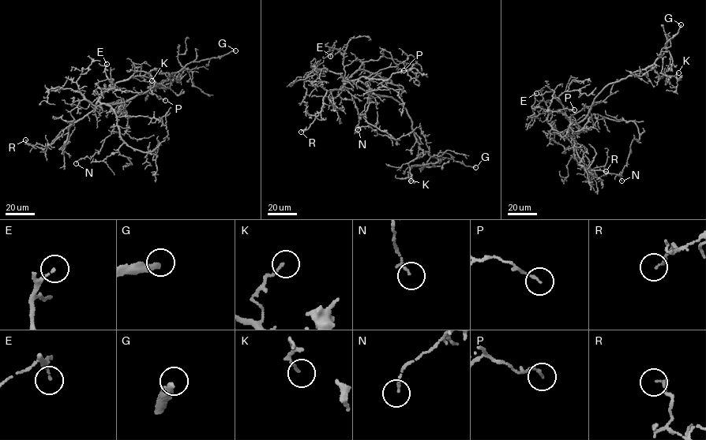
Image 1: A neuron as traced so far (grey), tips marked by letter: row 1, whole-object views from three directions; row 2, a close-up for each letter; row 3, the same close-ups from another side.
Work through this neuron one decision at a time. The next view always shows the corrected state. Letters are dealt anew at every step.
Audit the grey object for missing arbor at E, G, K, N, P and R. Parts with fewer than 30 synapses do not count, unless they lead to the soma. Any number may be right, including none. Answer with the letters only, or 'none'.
G

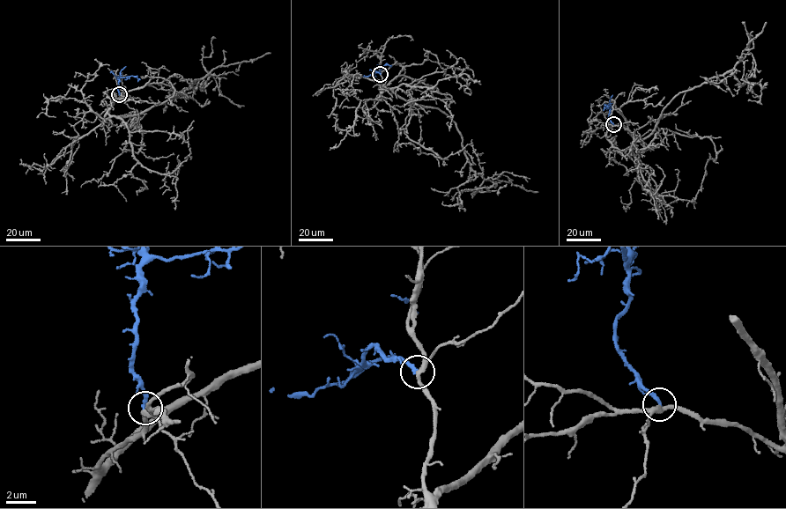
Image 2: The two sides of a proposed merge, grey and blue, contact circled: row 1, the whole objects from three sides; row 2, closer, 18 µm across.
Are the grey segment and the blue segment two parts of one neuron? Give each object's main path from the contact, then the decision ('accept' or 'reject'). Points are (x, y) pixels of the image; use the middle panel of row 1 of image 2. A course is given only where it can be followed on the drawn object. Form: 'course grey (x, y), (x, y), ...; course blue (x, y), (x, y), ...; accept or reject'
course grey (380, 74), (381, 94), (392, 89), (411, 103), (448, 115), (471, 169), (484, 180), (537, 192); course blue (380, 74), (375, 70), (374, 73), (385, 65), (390, 66); reject

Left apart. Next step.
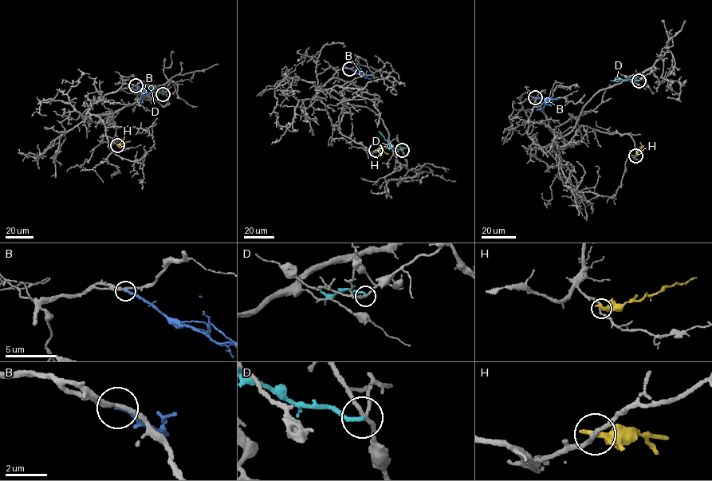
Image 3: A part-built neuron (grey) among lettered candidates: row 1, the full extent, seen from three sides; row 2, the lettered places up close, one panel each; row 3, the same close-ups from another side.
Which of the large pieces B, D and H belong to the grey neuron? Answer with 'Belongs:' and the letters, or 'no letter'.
Belongs: B

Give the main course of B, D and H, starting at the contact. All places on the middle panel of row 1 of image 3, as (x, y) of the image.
B: (349, 68), (361, 75), (359, 65)
D: (402, 150), (389, 145), (379, 131)
H: (375, 150), (388, 154)

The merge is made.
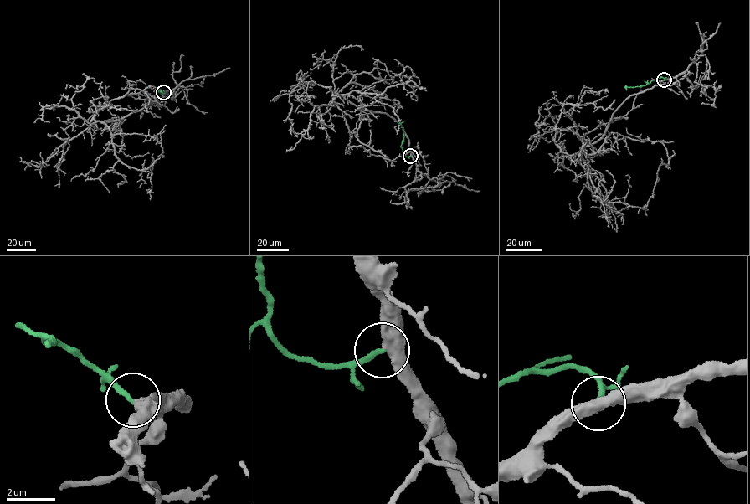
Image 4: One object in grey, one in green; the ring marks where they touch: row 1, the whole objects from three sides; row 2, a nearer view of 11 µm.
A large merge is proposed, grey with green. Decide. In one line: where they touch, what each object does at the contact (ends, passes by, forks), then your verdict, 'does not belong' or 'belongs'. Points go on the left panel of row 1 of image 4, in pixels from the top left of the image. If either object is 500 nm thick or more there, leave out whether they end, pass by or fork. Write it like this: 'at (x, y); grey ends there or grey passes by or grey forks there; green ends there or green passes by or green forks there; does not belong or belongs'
at (163, 92); grey passes by; green ends there; belongs

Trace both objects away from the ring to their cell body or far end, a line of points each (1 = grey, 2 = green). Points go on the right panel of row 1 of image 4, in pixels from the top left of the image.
1: (664, 79), (626, 100), (583, 148), (594, 153), (612, 132), (663, 144), (668, 162), (647, 216)
2: (664, 79), (658, 78), (649, 83), (627, 87), (626, 90)

